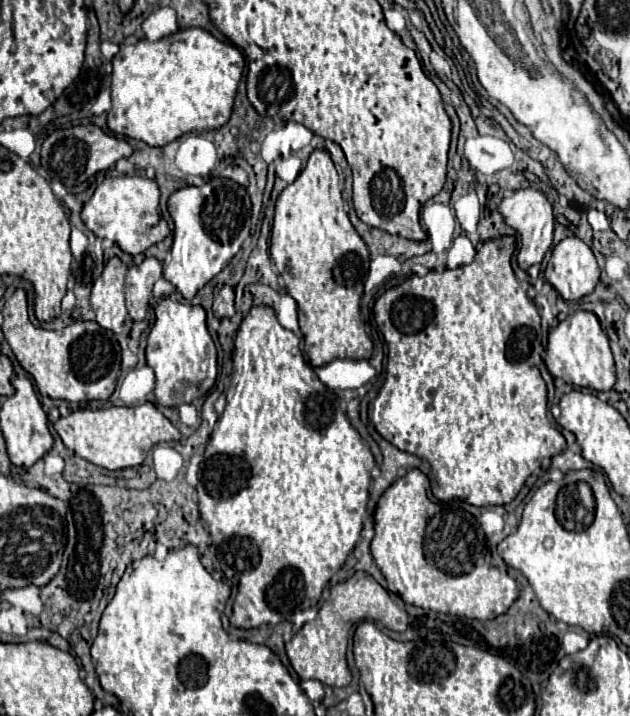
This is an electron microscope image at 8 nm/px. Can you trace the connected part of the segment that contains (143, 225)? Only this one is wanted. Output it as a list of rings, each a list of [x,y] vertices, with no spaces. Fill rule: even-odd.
[[[119,175],[105,177],[95,189],[89,203],[81,211],[81,219],[99,239],[111,239],[129,255],[139,255],[151,245],[157,245],[169,233],[167,223],[159,215],[159,187],[145,175]]]

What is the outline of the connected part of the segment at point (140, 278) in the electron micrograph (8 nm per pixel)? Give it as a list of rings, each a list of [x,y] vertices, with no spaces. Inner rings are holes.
[[[149,257],[141,265],[133,265],[127,271],[125,277],[125,297],[127,297],[127,311],[133,321],[143,321],[149,299],[151,299],[151,289],[155,281],[161,277],[163,265],[155,259]]]

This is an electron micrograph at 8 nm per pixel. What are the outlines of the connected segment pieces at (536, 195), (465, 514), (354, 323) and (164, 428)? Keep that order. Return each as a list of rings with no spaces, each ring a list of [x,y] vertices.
[[[527,187],[527,189],[519,189],[515,191],[511,197],[505,197],[499,205],[499,213],[503,215],[505,223],[509,227],[513,227],[515,231],[521,233],[521,251],[517,255],[517,263],[521,269],[529,269],[535,263],[541,263],[545,253],[549,251],[551,243],[553,243],[555,215],[553,207],[547,199],[545,193],[541,193],[539,189]]]
[[[411,469],[407,471],[407,475],[399,477],[377,503],[371,555],[387,579],[387,589],[391,593],[397,593],[405,603],[439,613],[449,613],[455,617],[489,621],[497,615],[503,615],[519,595],[517,583],[507,573],[491,565],[491,555],[485,545],[485,533],[479,527],[477,517],[469,511],[471,505],[457,501],[457,507],[443,507],[443,503],[433,503],[425,495],[427,485],[427,475],[419,469]]]
[[[313,151],[299,177],[279,195],[269,253],[279,269],[279,275],[283,277],[287,293],[297,301],[299,327],[303,331],[303,345],[309,363],[313,367],[321,367],[333,359],[369,359],[373,353],[373,343],[367,337],[359,317],[359,301],[369,271],[369,251],[343,211],[339,175],[327,151]]]
[[[153,403],[137,407],[109,407],[109,409],[79,409],[53,423],[65,447],[79,457],[109,471],[141,465],[141,457],[157,443],[179,441],[179,429]]]

